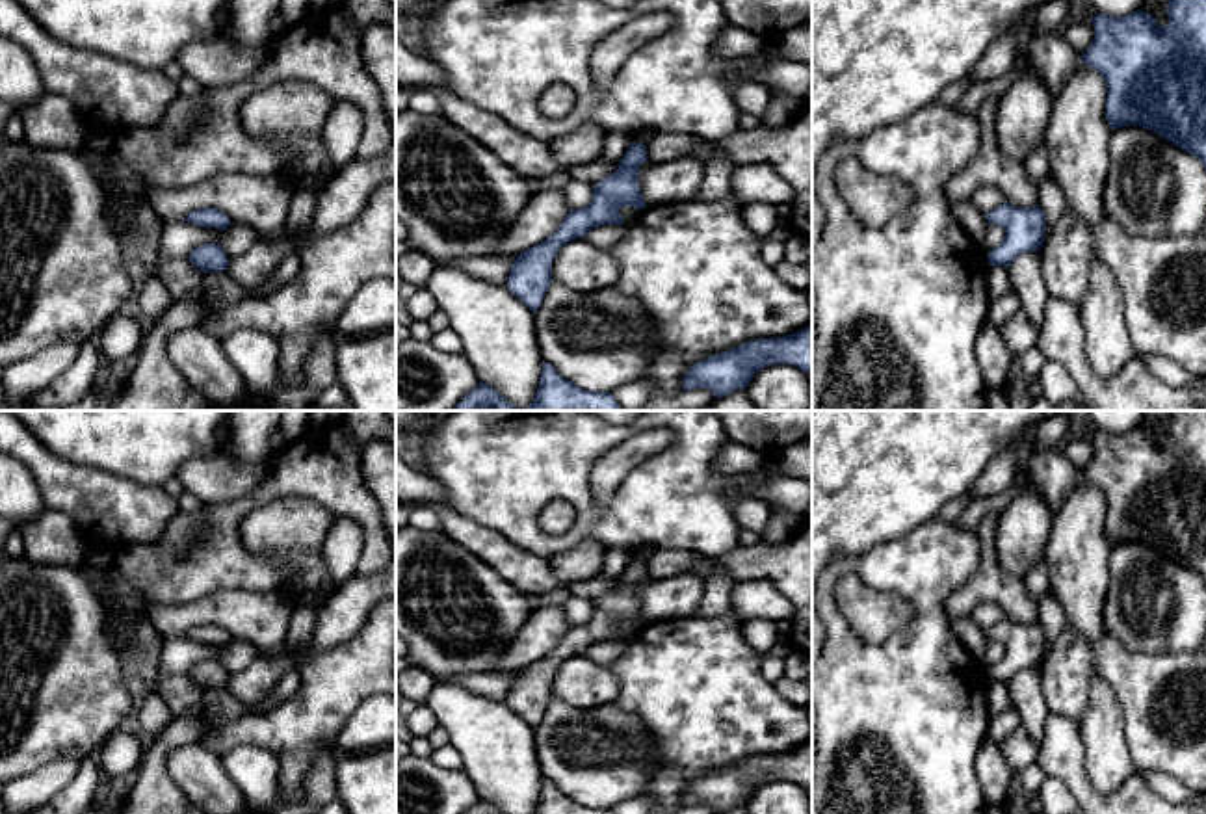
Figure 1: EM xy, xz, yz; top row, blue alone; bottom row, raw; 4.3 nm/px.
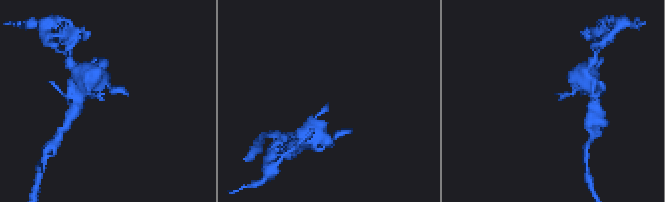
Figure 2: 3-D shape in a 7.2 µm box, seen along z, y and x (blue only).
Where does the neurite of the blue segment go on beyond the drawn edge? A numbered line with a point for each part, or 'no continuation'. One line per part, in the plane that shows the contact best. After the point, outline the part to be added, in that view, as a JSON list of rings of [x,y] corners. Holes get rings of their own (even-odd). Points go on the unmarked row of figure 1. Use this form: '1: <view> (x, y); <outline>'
no continuation

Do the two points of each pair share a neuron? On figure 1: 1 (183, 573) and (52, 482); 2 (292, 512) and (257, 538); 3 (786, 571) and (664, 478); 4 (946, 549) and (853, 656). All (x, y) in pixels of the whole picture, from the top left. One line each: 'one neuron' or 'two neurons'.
1: two neurons
2: one neuron
3: two neurons
4: one neuron

